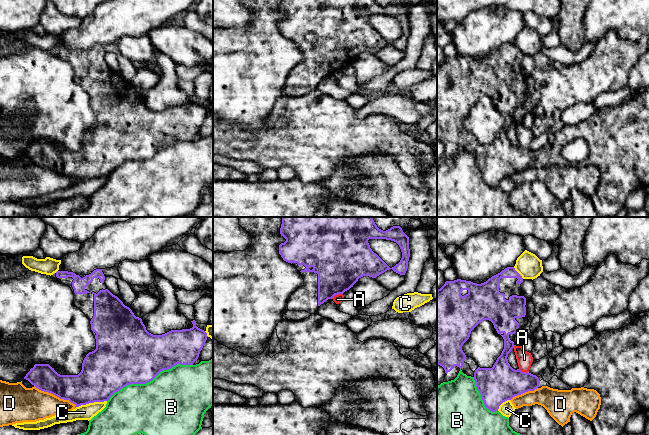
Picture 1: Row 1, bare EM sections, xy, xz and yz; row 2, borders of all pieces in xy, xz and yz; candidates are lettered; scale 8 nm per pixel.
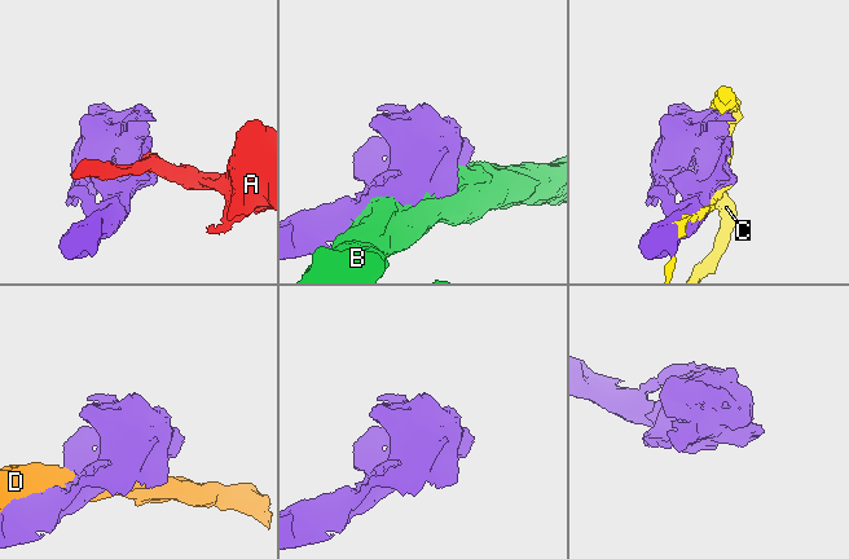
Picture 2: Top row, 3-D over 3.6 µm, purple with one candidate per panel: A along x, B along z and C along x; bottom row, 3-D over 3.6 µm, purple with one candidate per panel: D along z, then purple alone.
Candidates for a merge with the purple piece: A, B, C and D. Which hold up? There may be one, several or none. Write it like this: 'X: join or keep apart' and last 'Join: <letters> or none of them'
A: keep apart
B: keep apart
C: keep apart
D: keep apart
Join: none of them

